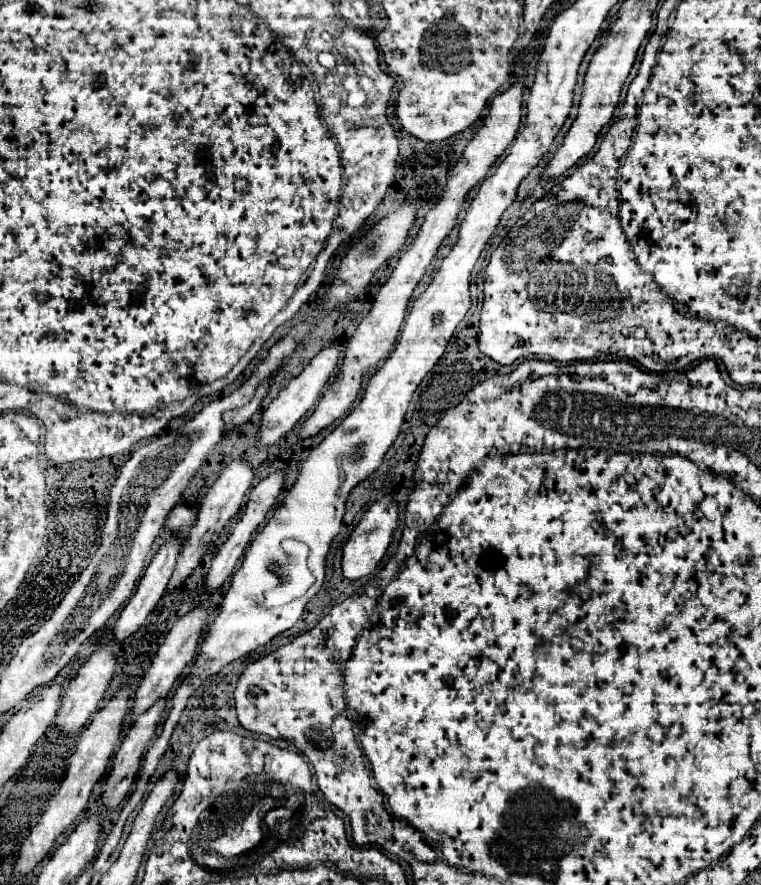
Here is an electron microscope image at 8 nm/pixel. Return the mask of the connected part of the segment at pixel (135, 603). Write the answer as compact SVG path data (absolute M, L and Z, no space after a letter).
M173 538L171 542L161 546L159 552L155 554L155 558L147 566L147 570L137 586L137 592L133 594L129 604L121 610L117 622L111 630L115 644L123 644L129 636L133 636L143 626L145 618L153 612L153 608L157 606L157 602L161 600L161 596L167 588L169 576L173 574L179 548L181 548L181 540Z

